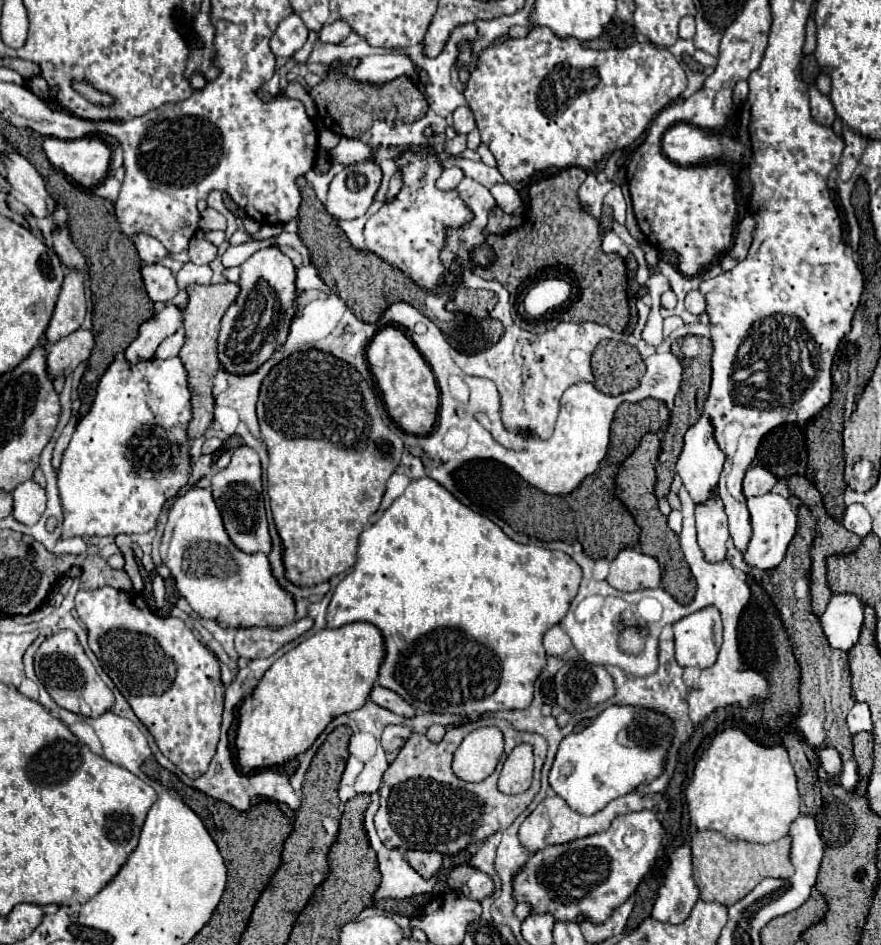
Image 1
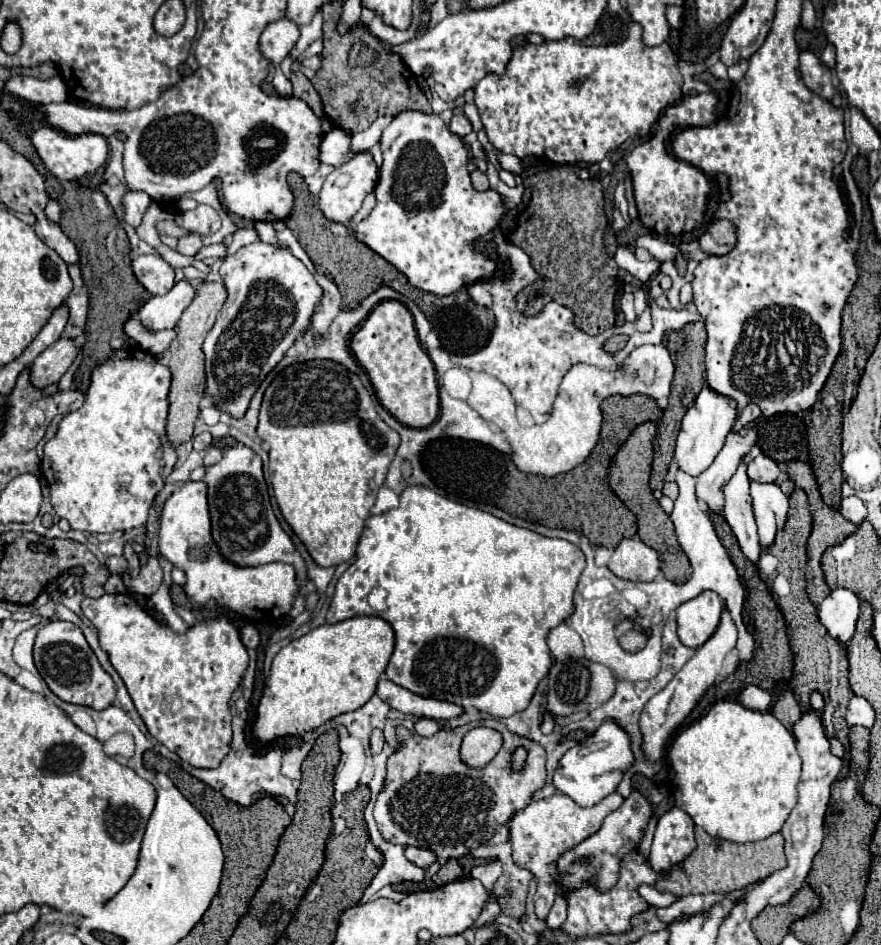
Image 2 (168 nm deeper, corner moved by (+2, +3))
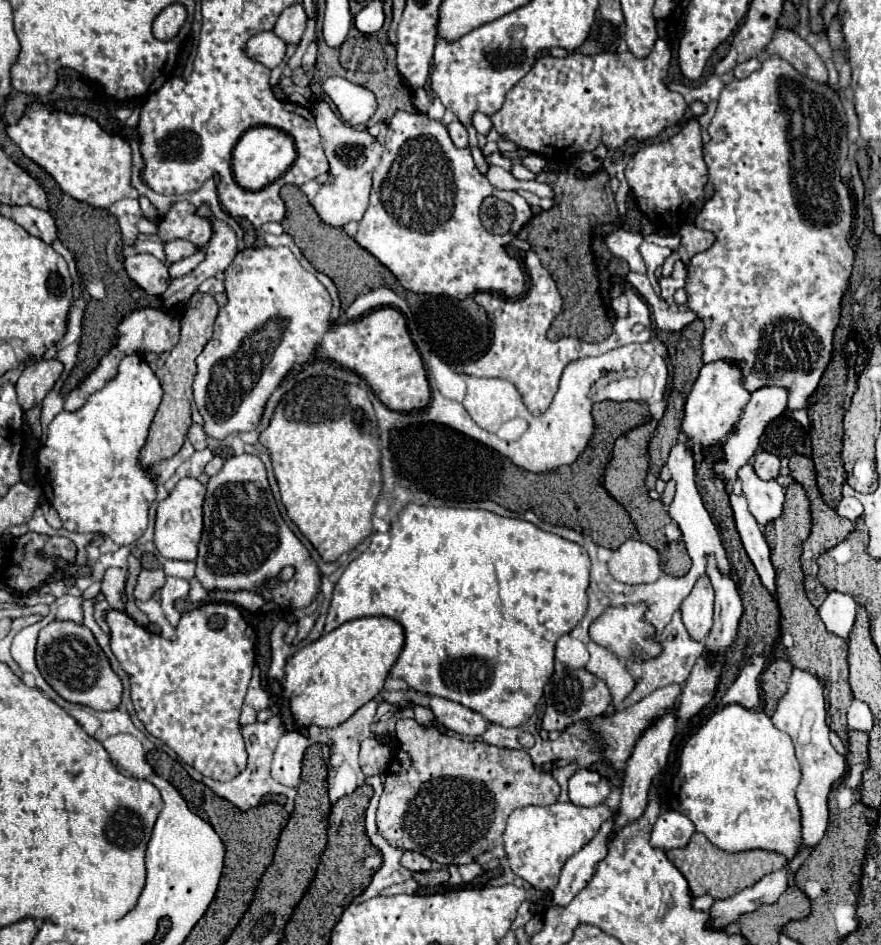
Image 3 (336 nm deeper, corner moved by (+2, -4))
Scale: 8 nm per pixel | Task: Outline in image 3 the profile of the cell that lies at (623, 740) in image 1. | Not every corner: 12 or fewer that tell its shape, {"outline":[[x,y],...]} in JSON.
{"outline":[[577,768],[569,778],[569,800],[591,808],[609,796],[609,780]]}

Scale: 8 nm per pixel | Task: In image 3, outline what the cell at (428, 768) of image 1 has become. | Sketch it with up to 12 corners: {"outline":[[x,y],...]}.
{"outline":[[397,722],[377,810],[441,866],[557,802],[527,750]]}

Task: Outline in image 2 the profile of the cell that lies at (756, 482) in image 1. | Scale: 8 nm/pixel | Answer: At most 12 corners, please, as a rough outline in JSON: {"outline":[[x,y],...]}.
{"outline":[[757,455],[747,465],[751,481],[769,483],[779,475],[779,465]]}

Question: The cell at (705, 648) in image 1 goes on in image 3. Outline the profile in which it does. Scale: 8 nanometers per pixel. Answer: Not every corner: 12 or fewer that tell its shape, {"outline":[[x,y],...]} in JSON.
{"outline":[[701,576],[681,604],[683,624],[701,642],[713,626],[713,588]]}

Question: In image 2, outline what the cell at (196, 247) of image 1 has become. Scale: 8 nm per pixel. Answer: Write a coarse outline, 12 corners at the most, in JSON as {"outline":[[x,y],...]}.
{"outline":[[185,235],[177,241],[181,255],[193,257],[201,247],[199,235]]}

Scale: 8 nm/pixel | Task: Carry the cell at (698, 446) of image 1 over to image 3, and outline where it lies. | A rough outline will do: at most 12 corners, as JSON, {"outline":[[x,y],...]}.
{"outline":[[741,364],[701,368],[683,436],[693,454],[721,444],[749,392]]}

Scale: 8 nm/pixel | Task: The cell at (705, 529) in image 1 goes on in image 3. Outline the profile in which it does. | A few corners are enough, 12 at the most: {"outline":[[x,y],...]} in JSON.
{"outline":[[787,390],[753,392],[713,464],[725,484],[759,448],[759,438],[787,406]]}

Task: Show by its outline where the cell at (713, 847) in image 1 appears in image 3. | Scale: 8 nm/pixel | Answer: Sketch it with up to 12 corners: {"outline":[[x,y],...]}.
{"outline":[[695,832],[667,858],[691,896],[729,898],[789,862],[725,852]]}

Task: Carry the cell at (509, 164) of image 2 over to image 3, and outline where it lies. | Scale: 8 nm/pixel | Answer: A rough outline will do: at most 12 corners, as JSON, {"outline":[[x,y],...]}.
{"outline":[[529,154],[521,160],[533,174],[543,170],[545,158]]}

